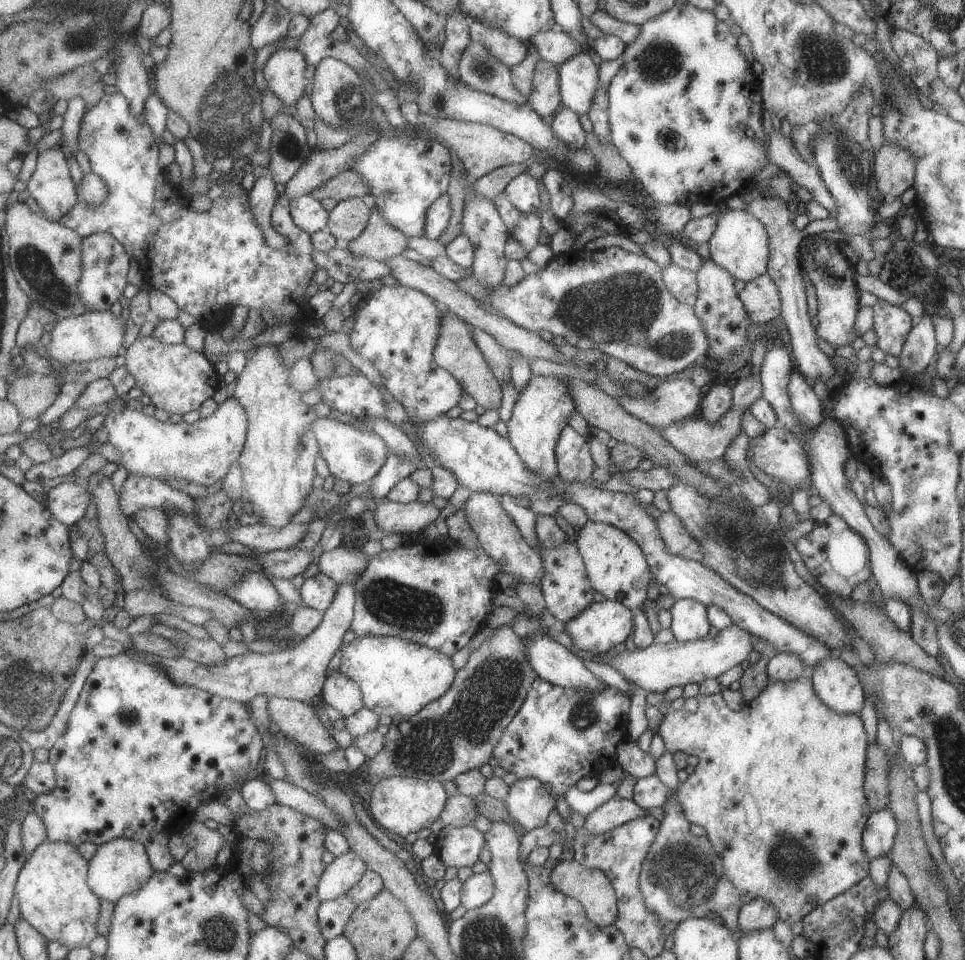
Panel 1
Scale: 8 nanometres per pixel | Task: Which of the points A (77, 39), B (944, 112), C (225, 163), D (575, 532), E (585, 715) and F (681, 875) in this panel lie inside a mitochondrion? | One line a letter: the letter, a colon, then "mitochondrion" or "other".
A: mitochondrion
B: other
C: mitochondrion
D: other
E: mitochondrion
F: mitochondrion

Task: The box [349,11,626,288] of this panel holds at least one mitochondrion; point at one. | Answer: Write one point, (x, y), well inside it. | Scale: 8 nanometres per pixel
(483, 68)

